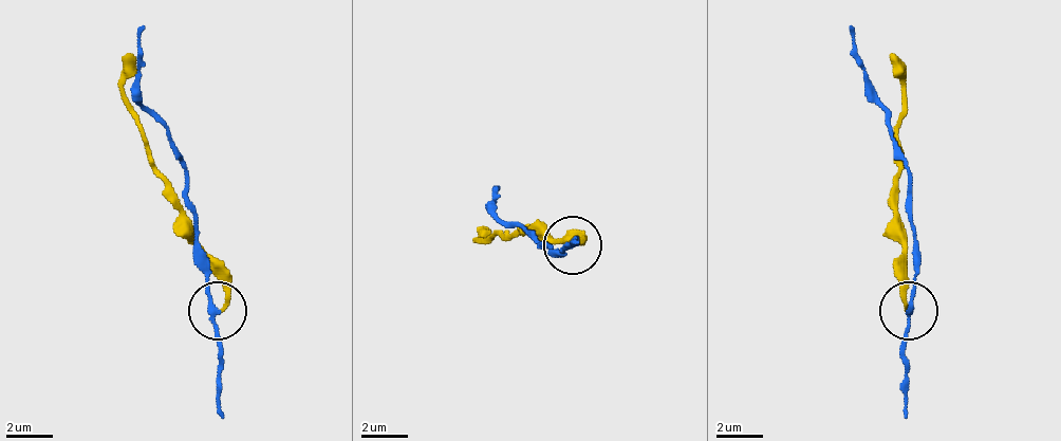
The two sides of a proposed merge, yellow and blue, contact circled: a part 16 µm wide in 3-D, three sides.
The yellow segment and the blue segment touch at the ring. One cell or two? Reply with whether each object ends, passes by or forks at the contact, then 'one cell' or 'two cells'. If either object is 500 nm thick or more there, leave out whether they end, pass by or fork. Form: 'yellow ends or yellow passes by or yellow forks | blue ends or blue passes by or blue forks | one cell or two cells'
yellow ends | blue passes by | two cells

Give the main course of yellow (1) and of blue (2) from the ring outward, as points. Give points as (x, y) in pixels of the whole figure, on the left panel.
1: (219, 312), (224, 271), (154, 166), (126, 96), (126, 67), (137, 55)
2: (219, 312), (196, 236), (189, 172), (137, 96), (143, 26)

